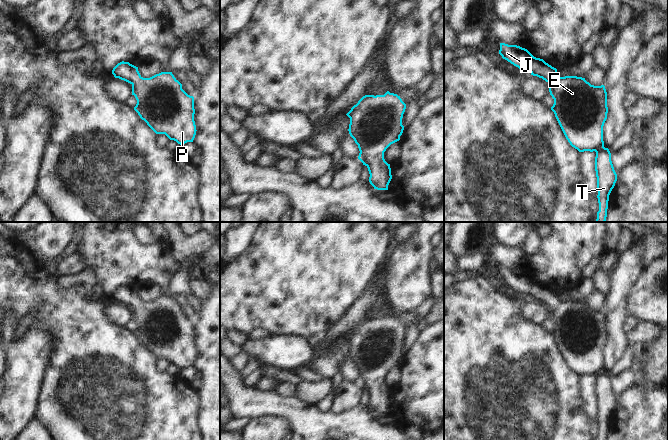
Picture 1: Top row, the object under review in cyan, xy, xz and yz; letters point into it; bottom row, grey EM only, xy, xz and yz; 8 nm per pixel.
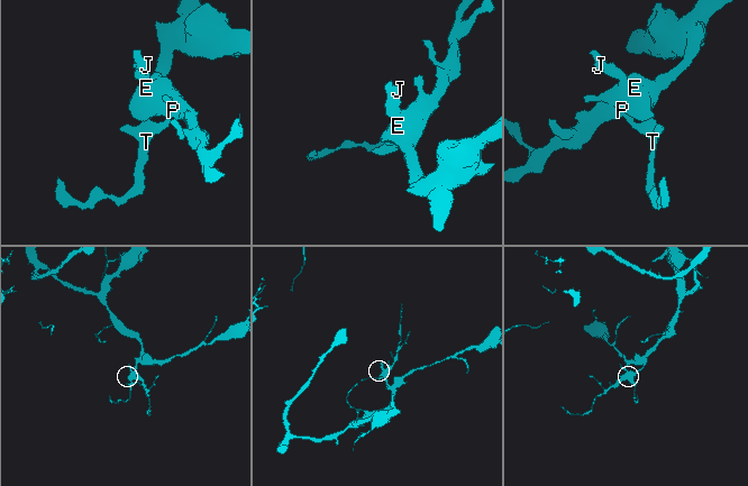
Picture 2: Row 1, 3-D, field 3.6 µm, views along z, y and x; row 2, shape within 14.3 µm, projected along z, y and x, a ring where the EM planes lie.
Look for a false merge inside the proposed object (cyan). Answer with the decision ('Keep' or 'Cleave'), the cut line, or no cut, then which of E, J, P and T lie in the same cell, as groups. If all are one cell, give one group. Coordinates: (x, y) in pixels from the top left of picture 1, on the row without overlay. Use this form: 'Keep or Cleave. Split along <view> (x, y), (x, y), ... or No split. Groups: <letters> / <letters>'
Keep. No split. Groups: E J P T

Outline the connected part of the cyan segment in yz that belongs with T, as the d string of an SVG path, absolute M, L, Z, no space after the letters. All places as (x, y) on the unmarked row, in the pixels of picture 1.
M500 267L499 278L520 294L528 294L531 299L549 307L549 316L554 323L551 334L570 369L579 376L596 376L597 440L607 440L609 419L617 398L611 377L603 365L603 350L608 337L605 310L591 309L582 301L560 301L556 292L517 269Z

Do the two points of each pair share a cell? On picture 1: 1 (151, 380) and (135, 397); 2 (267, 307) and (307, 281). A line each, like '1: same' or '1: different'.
1: same
2: same

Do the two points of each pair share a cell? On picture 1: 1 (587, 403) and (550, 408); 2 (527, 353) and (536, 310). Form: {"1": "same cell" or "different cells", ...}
{"1": "different cells", "2": "different cells"}

